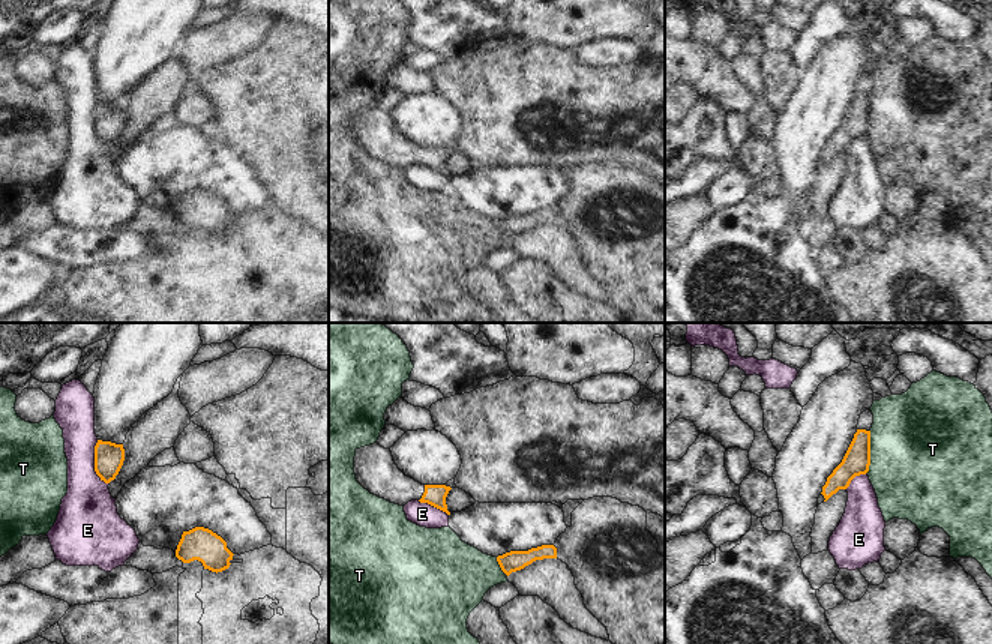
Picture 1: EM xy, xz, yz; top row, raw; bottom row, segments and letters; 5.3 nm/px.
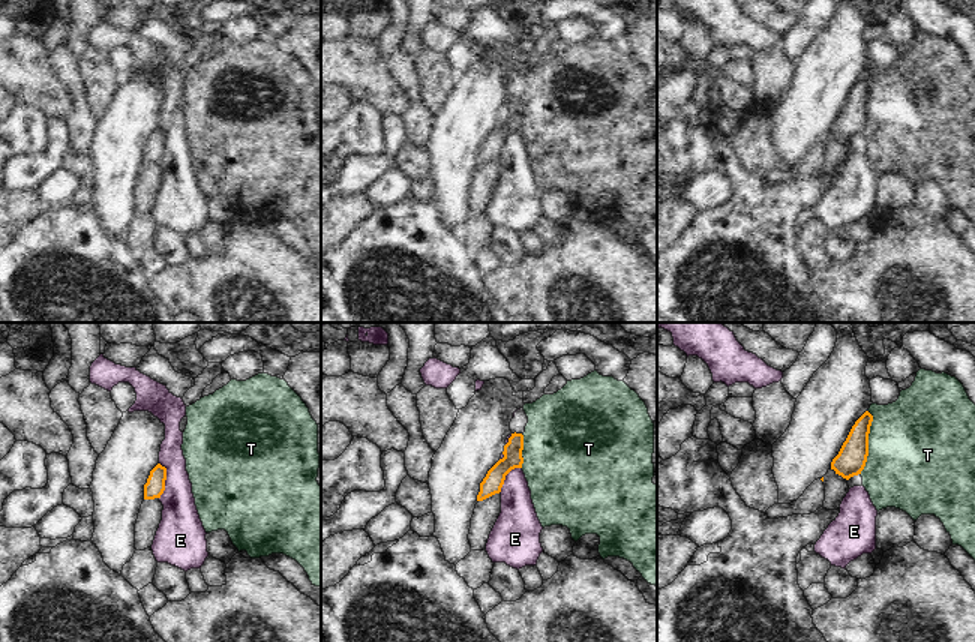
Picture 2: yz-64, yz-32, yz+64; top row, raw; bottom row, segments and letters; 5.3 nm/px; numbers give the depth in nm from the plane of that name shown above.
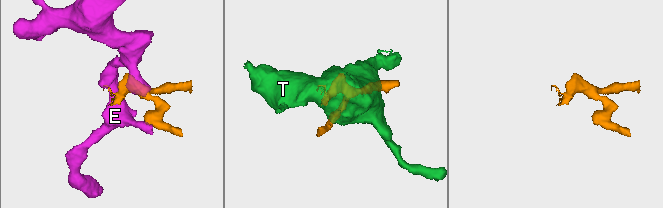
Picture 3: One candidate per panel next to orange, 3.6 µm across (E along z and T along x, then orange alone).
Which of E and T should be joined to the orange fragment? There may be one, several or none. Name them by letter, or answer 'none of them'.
none of them

